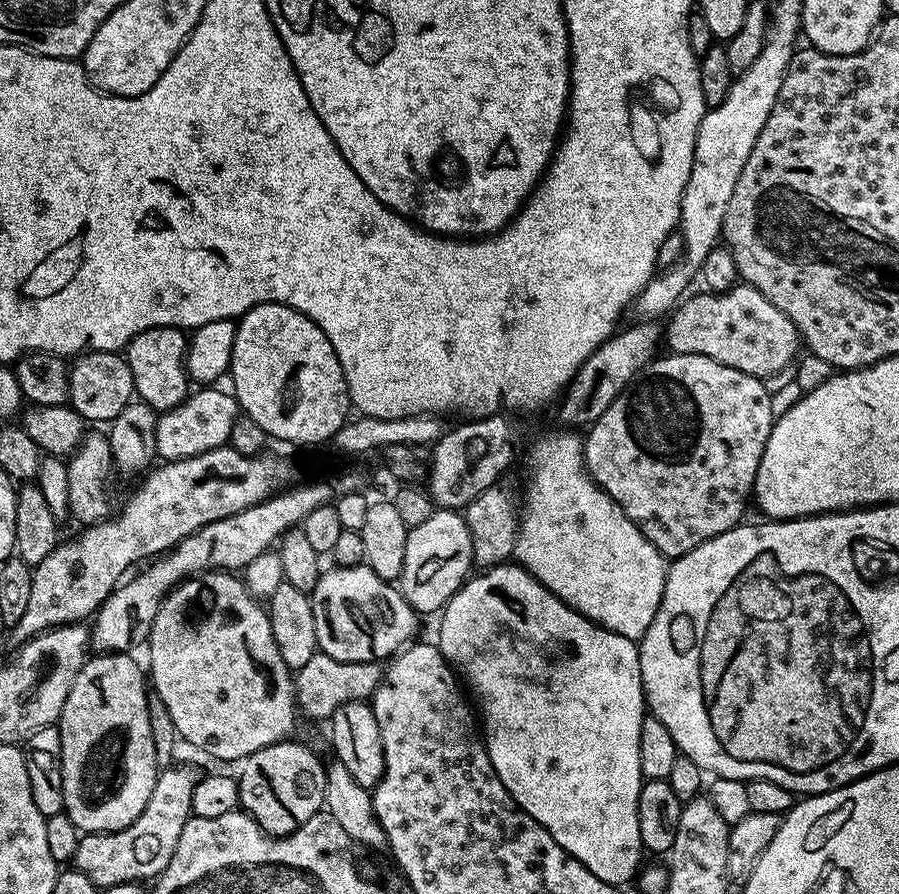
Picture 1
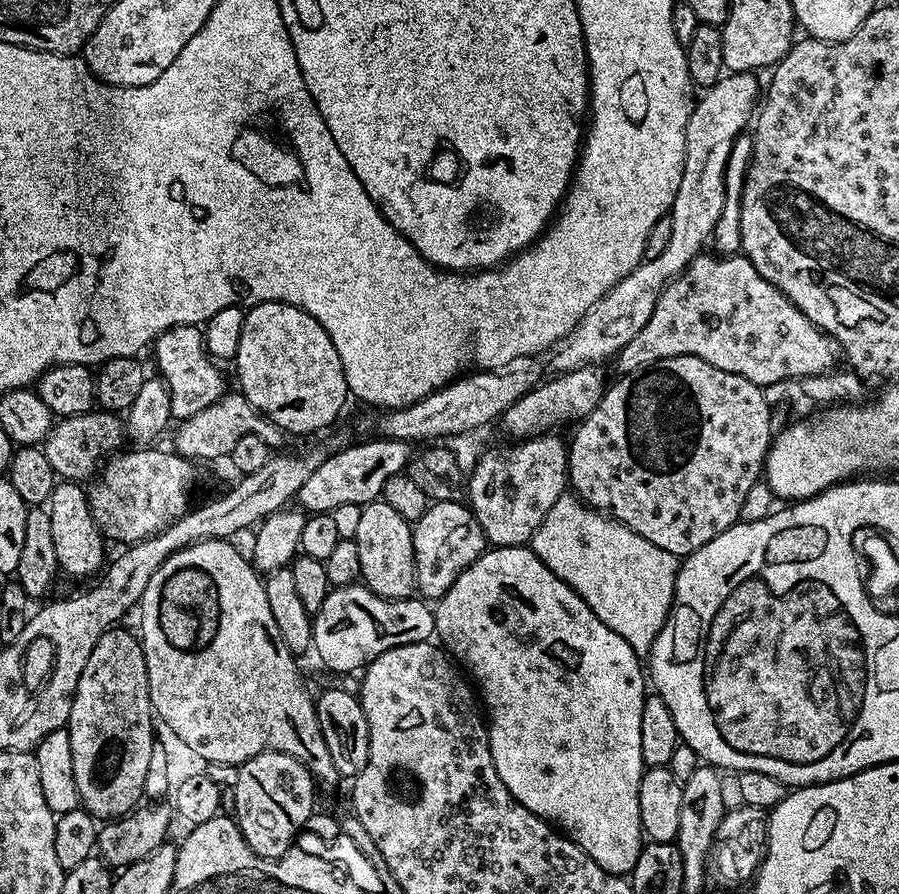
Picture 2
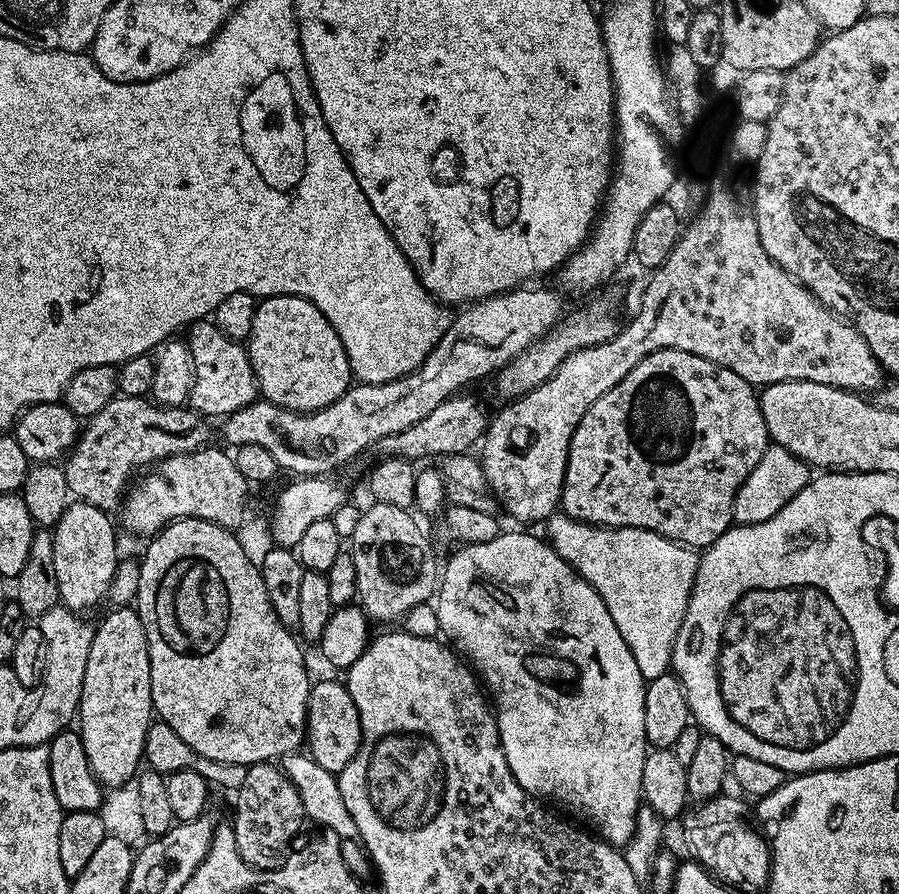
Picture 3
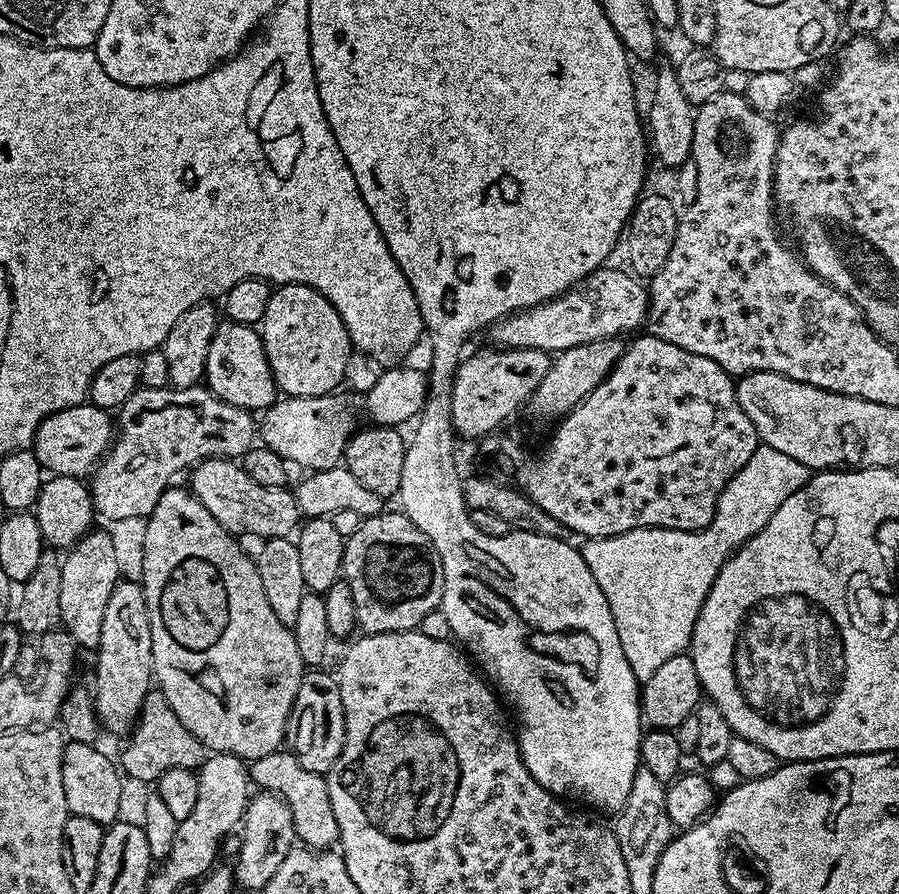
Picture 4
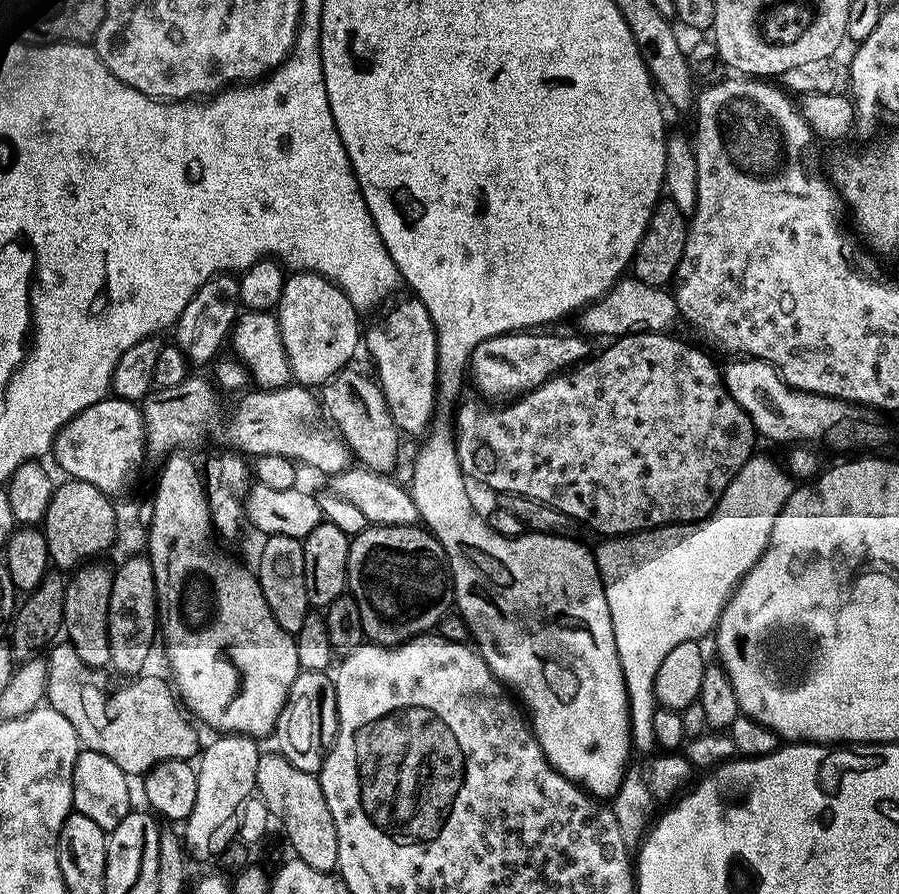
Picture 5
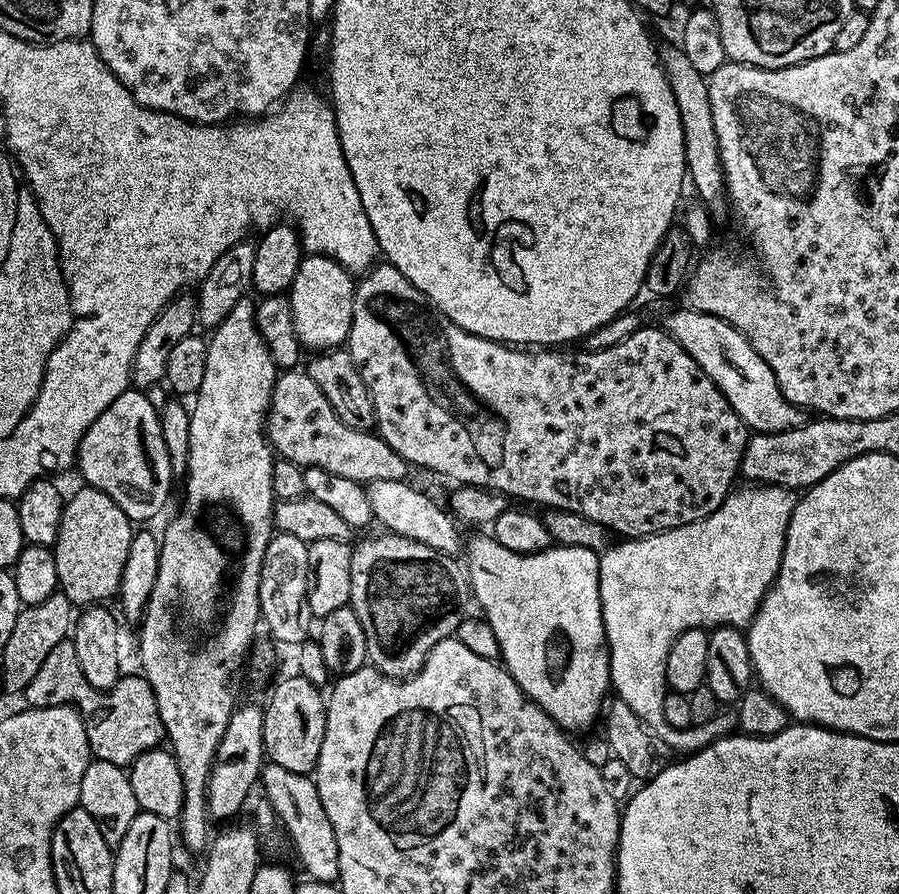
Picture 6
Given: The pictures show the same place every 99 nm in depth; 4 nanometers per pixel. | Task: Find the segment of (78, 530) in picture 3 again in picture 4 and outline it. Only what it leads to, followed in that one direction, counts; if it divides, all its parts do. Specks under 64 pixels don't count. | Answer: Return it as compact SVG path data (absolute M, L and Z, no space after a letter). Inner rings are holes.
M93 529L77 542L61 561L61 625L81 648L94 650L101 642L102 619L110 594L119 583L120 562L113 538L106 532Z

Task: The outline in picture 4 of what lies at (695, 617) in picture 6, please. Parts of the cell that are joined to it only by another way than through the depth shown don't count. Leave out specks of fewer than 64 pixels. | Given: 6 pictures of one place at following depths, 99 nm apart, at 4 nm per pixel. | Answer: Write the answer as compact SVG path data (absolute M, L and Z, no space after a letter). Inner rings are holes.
M761 443L758 451L752 455L752 460L746 462L746 466L742 470L738 470L738 474L728 483L726 491L720 495L720 506L716 510L716 516L710 522L708 528L703 528L701 532L683 532L682 530L670 530L669 528L635 528L629 532L623 532L617 536L598 536L588 538L583 541L582 551L586 566L590 566L590 574L594 574L594 578L598 582L598 586L602 586L602 594L606 594L606 602L610 602L610 614L614 614L614 622L618 630L618 638L622 642L622 654L624 660L630 662L630 670L634 670L637 681L643 682L649 680L669 658L681 655L685 651L684 647L692 644L692 631L698 622L698 614L702 610L702 606L706 602L706 594L710 590L710 586L714 582L714 578L720 572L720 567L727 562L729 556L741 548L750 537L758 534L766 526L769 516L774 514L774 510L778 506L782 506L782 502L786 498L790 498L792 492L798 491L802 485L808 483L810 479L810 469L802 462L792 460L790 454L782 454L772 449L769 444Z

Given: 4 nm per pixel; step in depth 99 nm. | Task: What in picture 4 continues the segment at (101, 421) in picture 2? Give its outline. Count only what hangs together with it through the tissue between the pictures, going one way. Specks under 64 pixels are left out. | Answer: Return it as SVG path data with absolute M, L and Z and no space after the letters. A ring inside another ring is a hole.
M141 386L118 409L114 439L91 473L95 515L104 520L147 518L170 486L171 476L178 475L183 468L191 469L202 460L243 457L257 440L258 424L253 413L222 402L207 386Z

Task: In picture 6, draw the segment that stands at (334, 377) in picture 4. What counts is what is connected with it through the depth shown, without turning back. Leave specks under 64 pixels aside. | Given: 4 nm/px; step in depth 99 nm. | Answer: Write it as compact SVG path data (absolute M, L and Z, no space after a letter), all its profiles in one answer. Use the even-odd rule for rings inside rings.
M305 255L287 293L294 314L294 330L305 349L339 349L347 341L352 321L352 296L356 293L353 273L328 256Z

